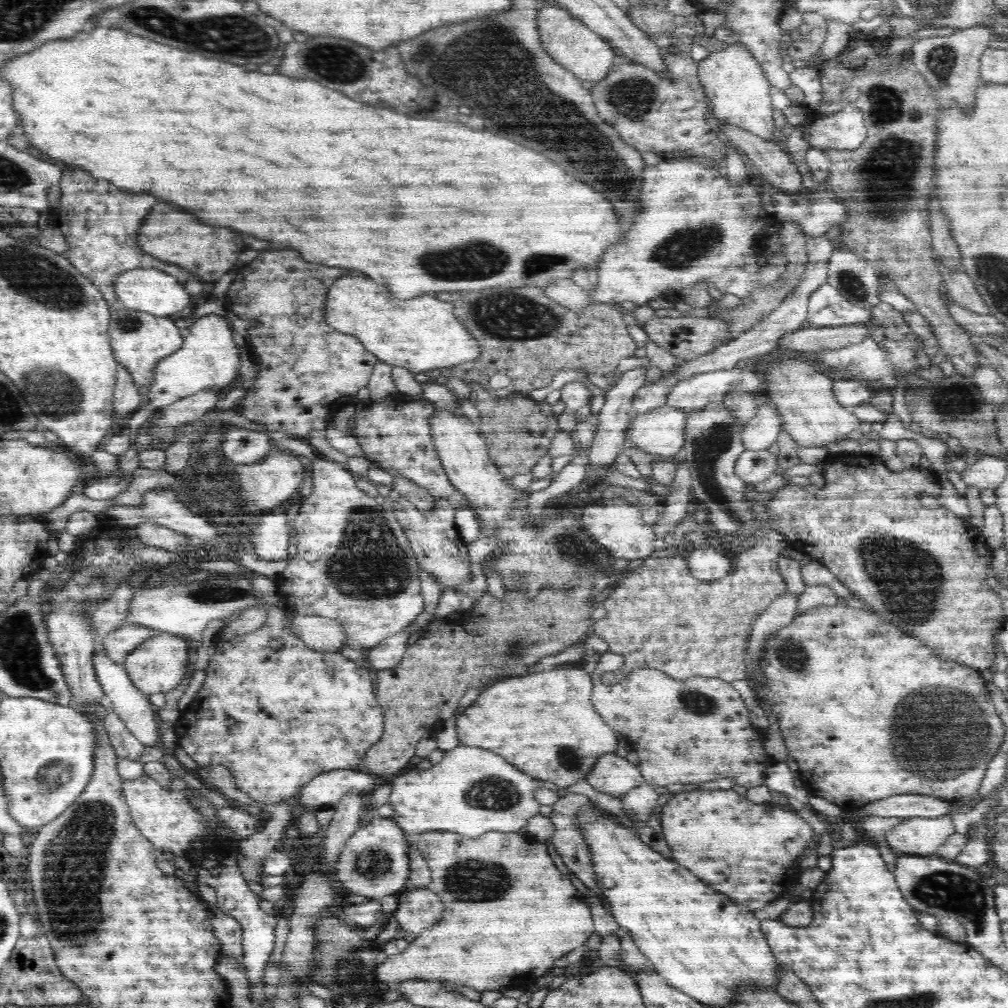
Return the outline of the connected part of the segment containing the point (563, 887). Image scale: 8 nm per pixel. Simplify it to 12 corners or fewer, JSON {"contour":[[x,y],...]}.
{"contour":[[415,836],[444,920],[377,964],[410,979],[546,980],[590,904],[545,842]]}

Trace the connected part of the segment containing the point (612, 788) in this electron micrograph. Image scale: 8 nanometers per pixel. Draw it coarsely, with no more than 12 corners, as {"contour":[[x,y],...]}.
{"contour":[[601,754],[585,780],[619,798],[645,783],[639,766]]}

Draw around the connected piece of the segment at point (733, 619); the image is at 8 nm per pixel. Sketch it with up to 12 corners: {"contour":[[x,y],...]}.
{"contour":[[763,532],[735,578],[646,557],[591,635],[636,668],[745,680],[755,620],[787,590]]}

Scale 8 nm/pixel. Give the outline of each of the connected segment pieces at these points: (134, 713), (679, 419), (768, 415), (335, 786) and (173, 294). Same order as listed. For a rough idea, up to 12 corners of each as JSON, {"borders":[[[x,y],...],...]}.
{"borders":[[[92,661],[111,709],[144,746],[161,748],[157,710],[124,664]],[[666,405],[627,424],[630,448],[656,459],[686,442],[689,412]],[[778,407],[756,408],[741,432],[744,448],[764,450],[783,429]],[[353,768],[328,771],[300,788],[302,806],[334,806],[350,789],[369,795],[374,776]],[[155,268],[124,269],[113,290],[120,306],[177,317],[193,298]]]}

